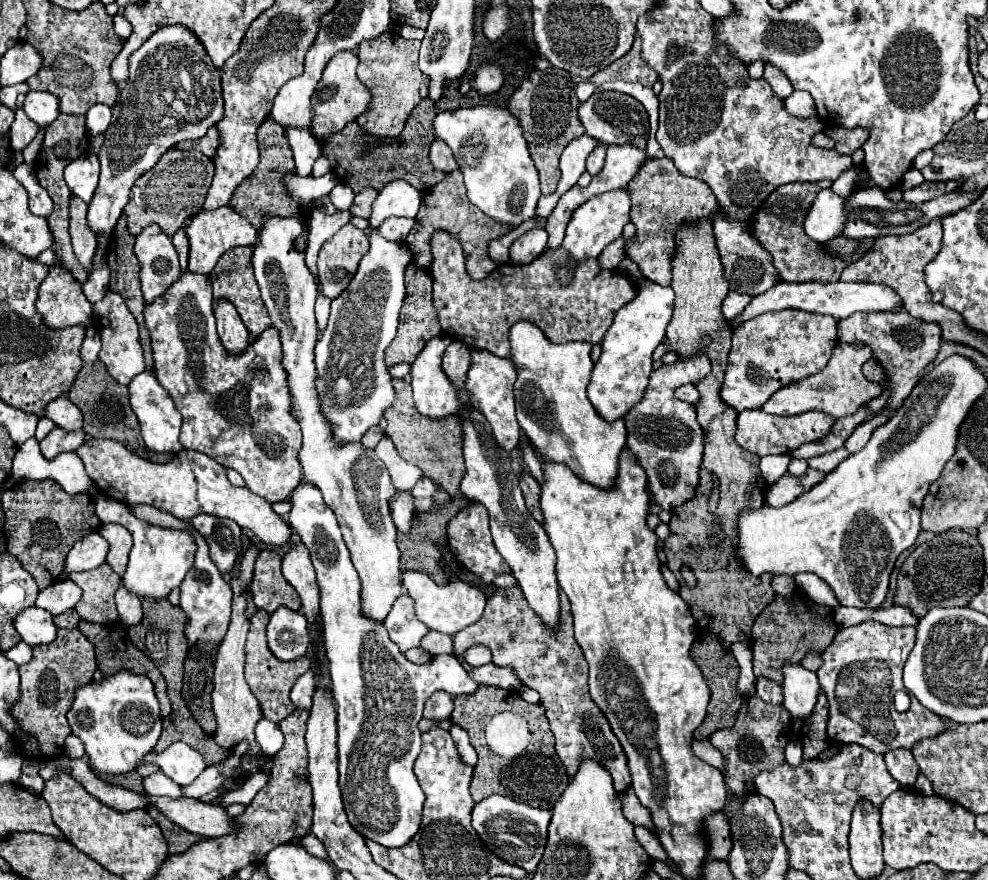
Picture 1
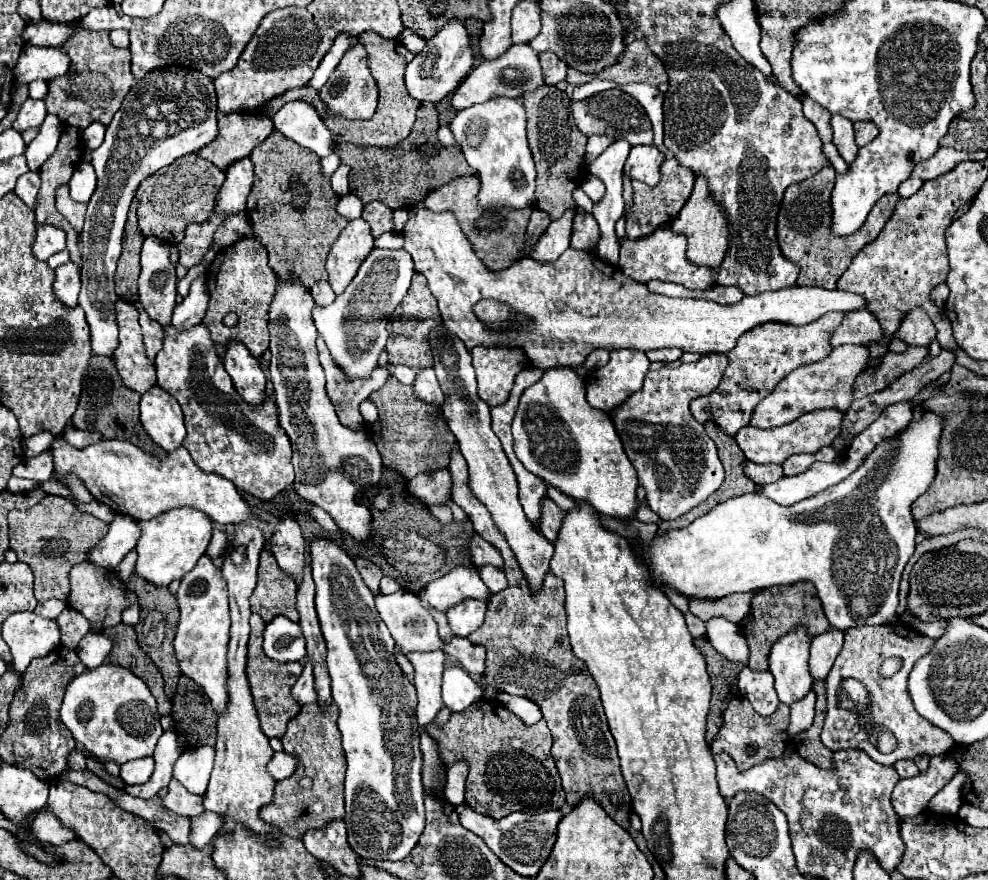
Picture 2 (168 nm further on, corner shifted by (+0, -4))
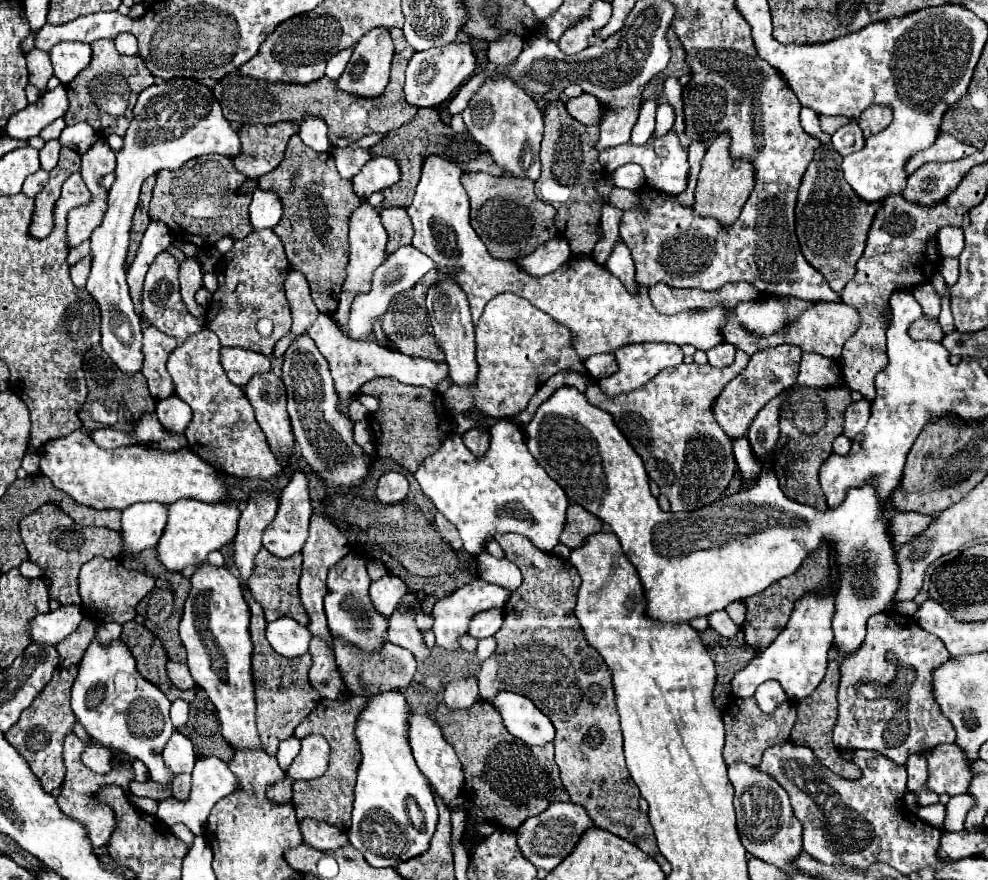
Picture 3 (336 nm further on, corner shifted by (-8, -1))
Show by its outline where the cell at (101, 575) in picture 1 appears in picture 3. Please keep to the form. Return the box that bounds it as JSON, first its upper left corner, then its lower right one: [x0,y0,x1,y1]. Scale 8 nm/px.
[80,558,154,624]

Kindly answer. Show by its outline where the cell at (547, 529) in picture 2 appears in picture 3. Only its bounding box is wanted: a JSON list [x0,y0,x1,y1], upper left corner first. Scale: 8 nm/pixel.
[560,504,602,548]

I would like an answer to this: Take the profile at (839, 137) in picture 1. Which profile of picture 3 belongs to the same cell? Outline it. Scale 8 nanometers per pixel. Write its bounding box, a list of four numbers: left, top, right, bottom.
[858,106,892,138]

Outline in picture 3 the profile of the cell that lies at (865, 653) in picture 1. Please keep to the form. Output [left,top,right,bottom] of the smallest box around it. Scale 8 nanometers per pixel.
[834,612,956,764]

